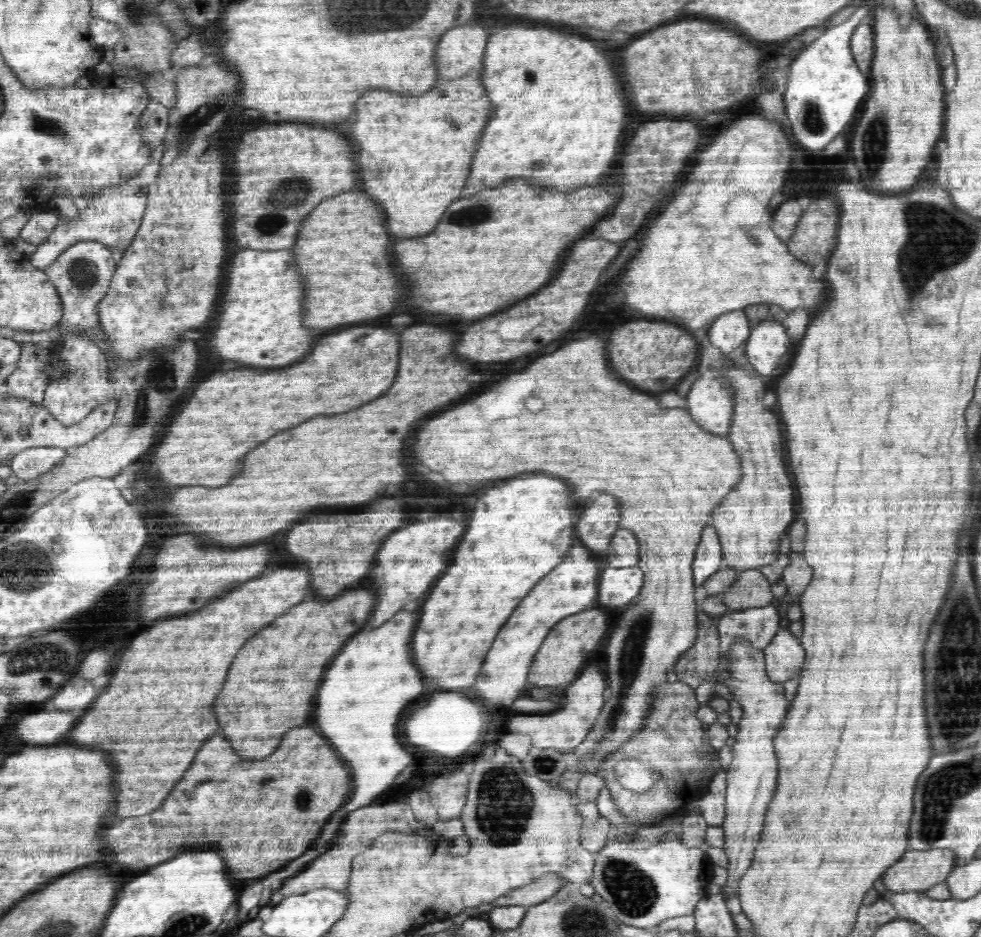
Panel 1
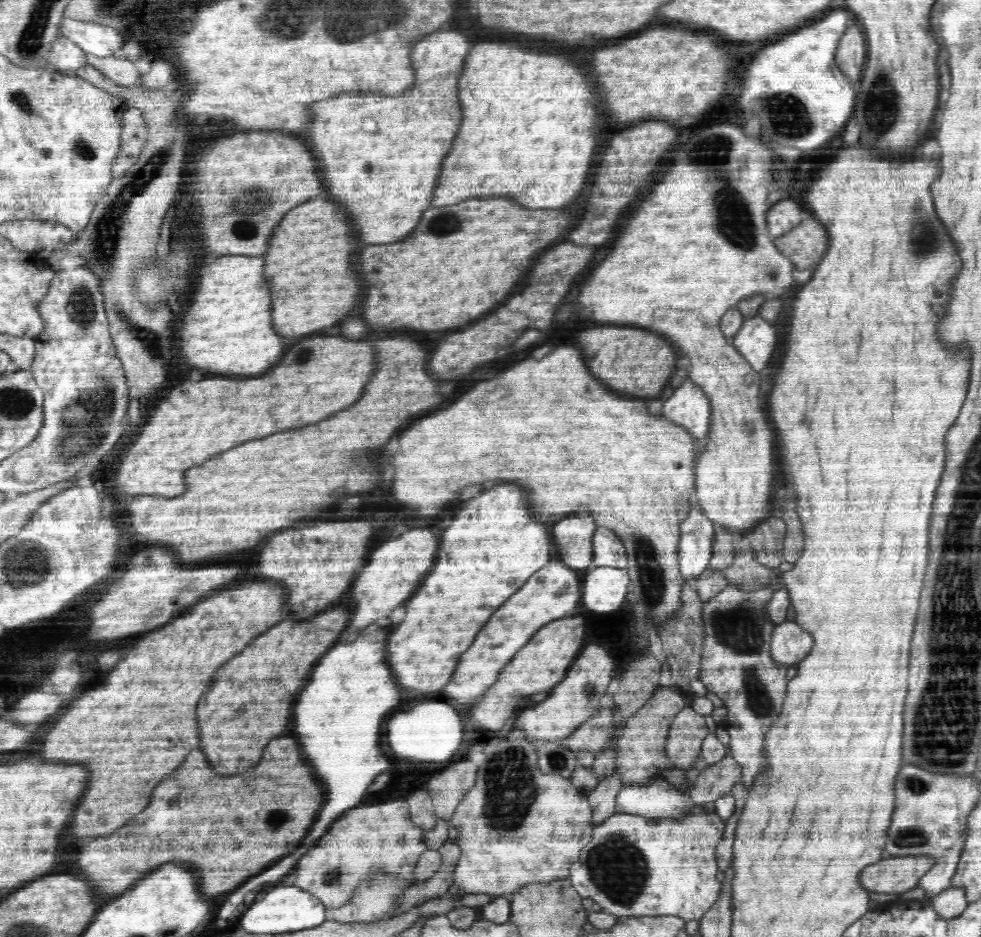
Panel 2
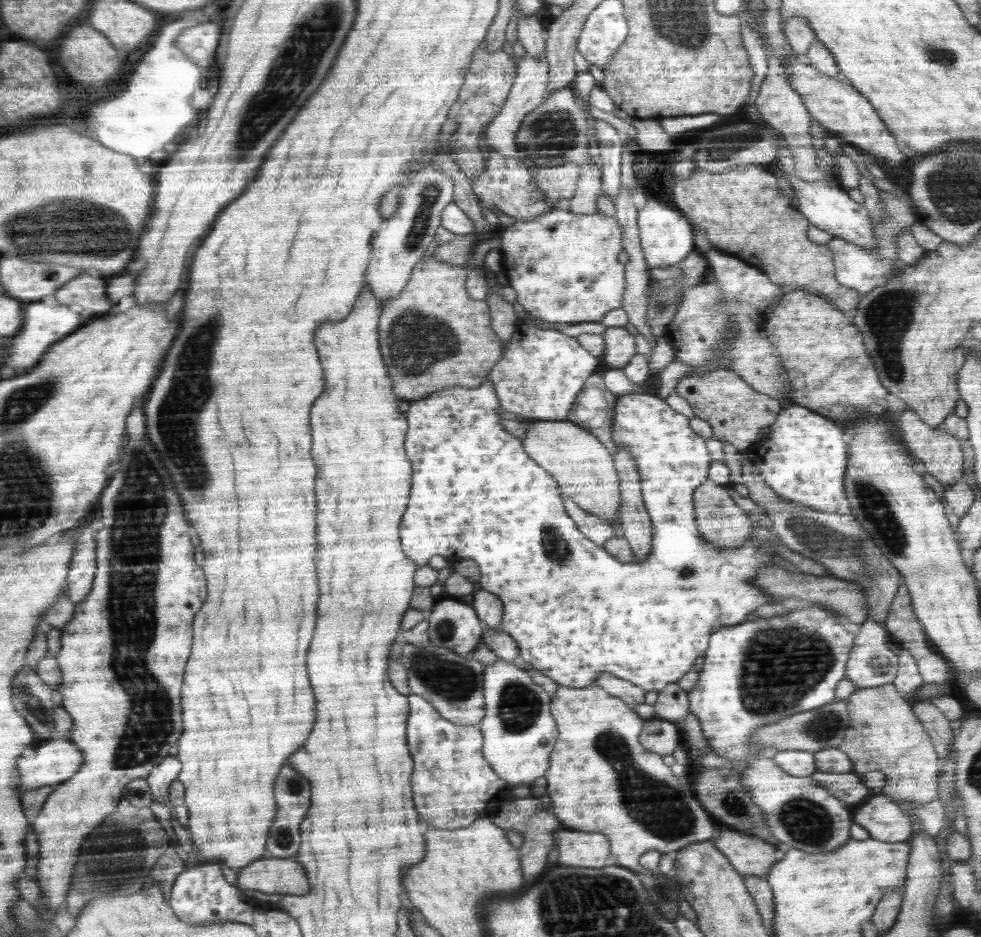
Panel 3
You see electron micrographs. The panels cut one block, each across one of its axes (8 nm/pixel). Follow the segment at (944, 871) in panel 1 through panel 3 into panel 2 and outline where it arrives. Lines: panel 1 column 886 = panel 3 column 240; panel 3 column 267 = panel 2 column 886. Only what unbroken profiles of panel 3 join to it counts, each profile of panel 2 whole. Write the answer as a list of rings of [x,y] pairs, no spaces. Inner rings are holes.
[[[926,855],[905,856],[905,857],[883,857],[878,864],[868,866],[866,874],[862,874],[861,885],[872,892],[884,894],[897,894],[912,890],[920,886],[922,878],[936,864],[936,859]]]

